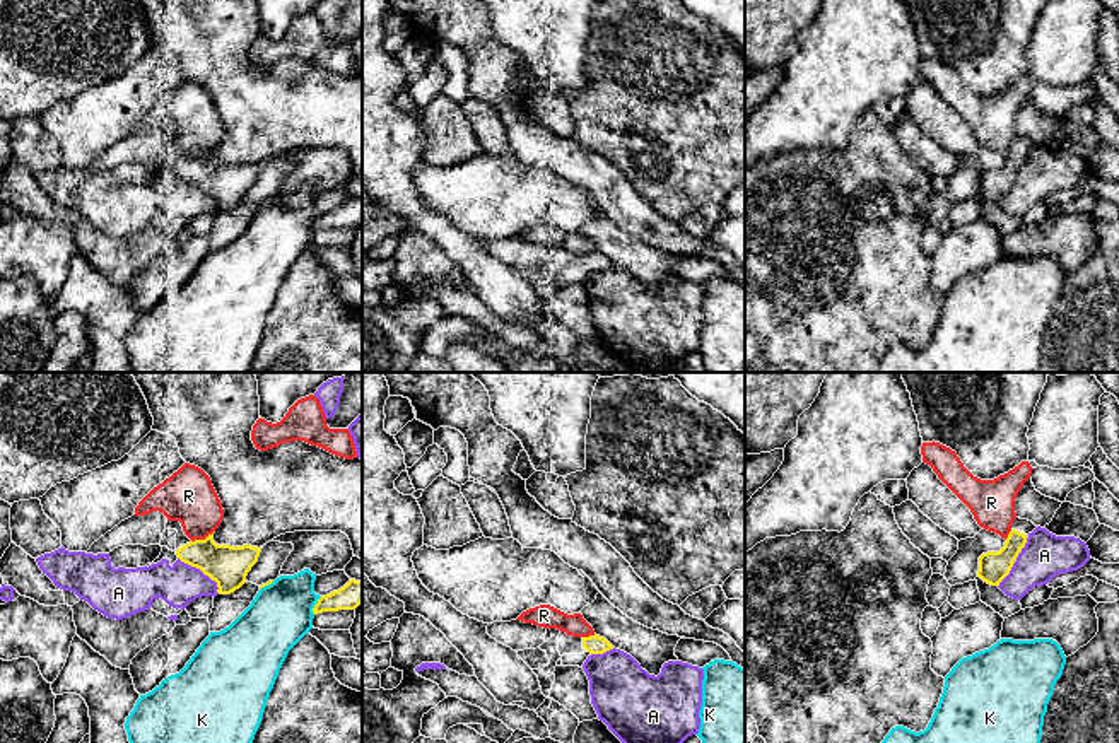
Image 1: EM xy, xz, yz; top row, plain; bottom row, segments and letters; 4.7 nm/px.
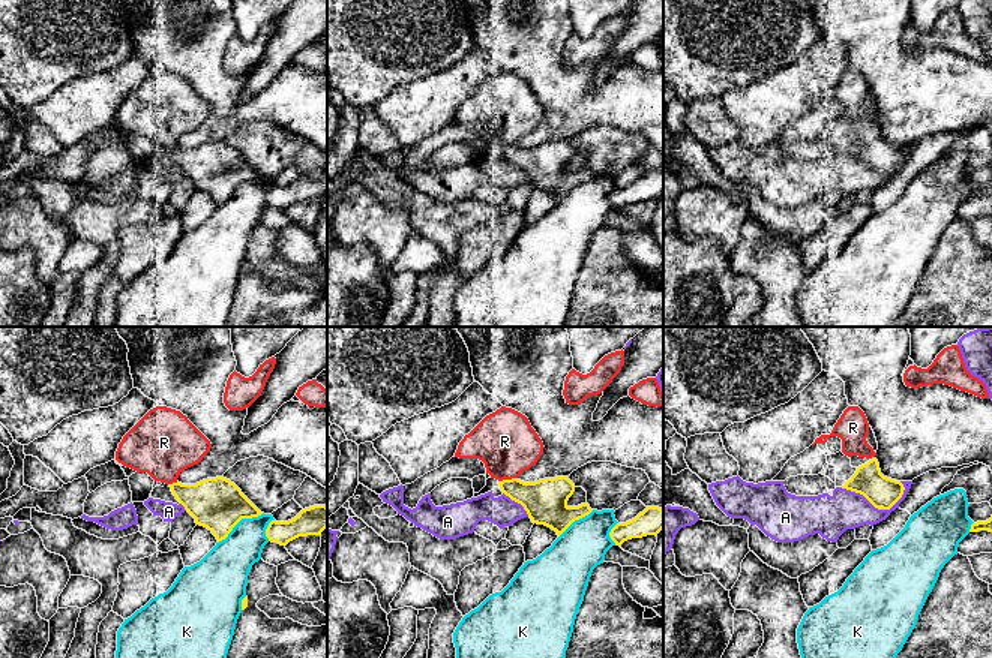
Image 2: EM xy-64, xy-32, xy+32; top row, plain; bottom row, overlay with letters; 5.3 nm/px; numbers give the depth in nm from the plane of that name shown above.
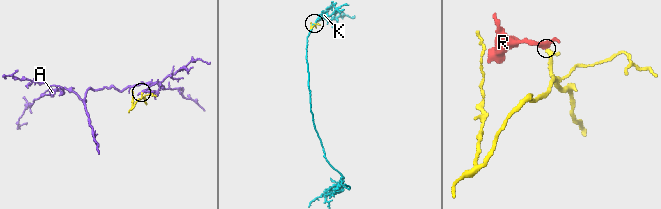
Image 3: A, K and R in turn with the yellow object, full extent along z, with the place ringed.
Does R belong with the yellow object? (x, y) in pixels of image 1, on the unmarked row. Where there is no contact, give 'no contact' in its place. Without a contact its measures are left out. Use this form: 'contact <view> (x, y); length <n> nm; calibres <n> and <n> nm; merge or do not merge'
contact xy (202, 157); length 130 nm; calibres 190 and 260 nm; do not merge

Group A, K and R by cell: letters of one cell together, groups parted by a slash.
A / K / R

